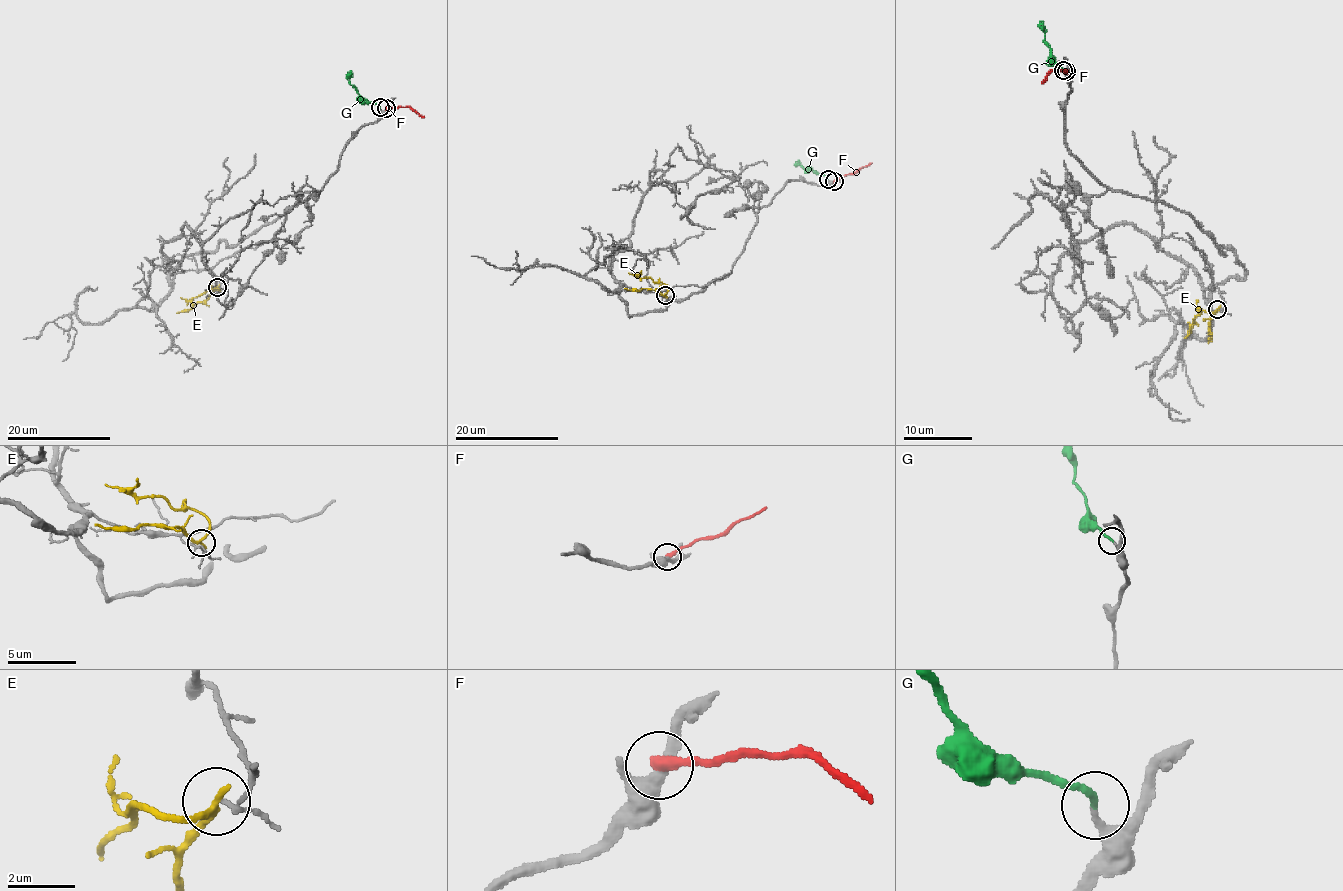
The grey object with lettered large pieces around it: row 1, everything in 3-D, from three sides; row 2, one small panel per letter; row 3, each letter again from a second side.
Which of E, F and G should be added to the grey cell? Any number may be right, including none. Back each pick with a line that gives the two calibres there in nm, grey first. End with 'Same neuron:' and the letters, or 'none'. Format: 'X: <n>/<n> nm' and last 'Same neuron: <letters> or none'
G: 170/200 nm
Same neuron: G

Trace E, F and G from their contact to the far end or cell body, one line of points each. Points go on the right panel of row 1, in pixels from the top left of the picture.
E: (1217, 308), (1200, 312), (1191, 326), (1187, 322)
F: (1065, 71), (1053, 69), (1041, 83)
G: (1064, 69), (1057, 64), (1045, 38), (1045, 26), (1040, 21)

